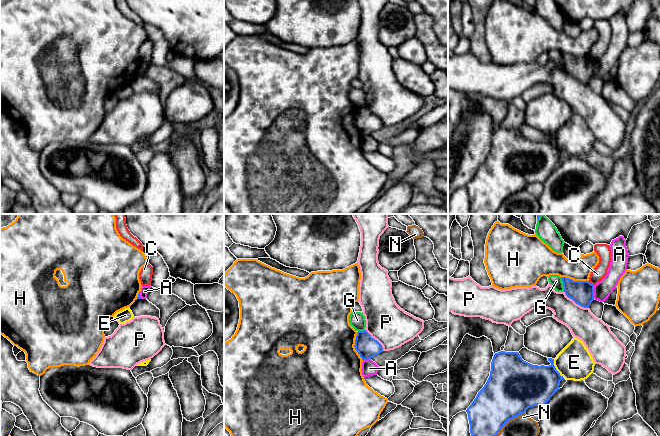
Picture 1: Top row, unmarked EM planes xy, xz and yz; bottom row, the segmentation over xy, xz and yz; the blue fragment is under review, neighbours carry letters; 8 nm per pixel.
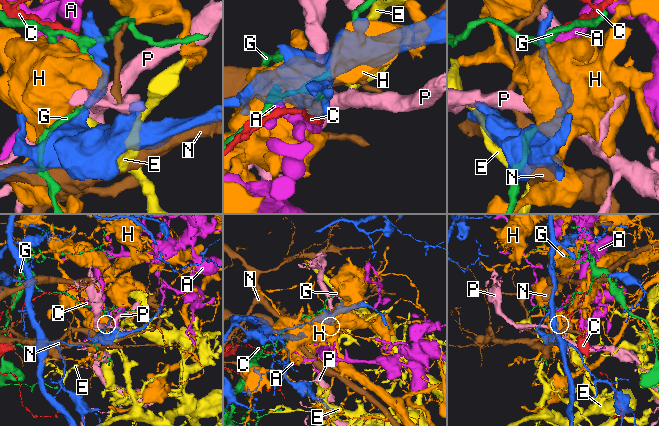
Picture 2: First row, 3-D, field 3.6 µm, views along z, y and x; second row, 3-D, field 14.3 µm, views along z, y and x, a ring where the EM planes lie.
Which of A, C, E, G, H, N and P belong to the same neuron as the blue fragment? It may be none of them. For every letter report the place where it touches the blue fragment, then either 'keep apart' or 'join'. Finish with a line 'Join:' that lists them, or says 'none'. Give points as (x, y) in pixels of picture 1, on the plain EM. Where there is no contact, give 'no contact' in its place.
A: meets blue in yz at (593, 68); keep apart
C: meets blue in yz at (590, 59); keep apart
E: meets blue in yz at (555, 144); keep apart
G: meets blue in yz at (563, 60); keep apart
H: meets blue in xz at (354, 122); keep apart
N: meets blue in yz at (508, 196); keep apart
P: meets blue in yz at (575, 78); keep apart
Join: none

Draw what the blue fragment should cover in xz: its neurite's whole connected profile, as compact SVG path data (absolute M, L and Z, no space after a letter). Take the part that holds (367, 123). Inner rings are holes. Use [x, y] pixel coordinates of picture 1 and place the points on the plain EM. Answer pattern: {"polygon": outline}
{"polygon": "M358 107L355 115L355 126L362 136L368 136L383 128L382 121L366 107Z"}

